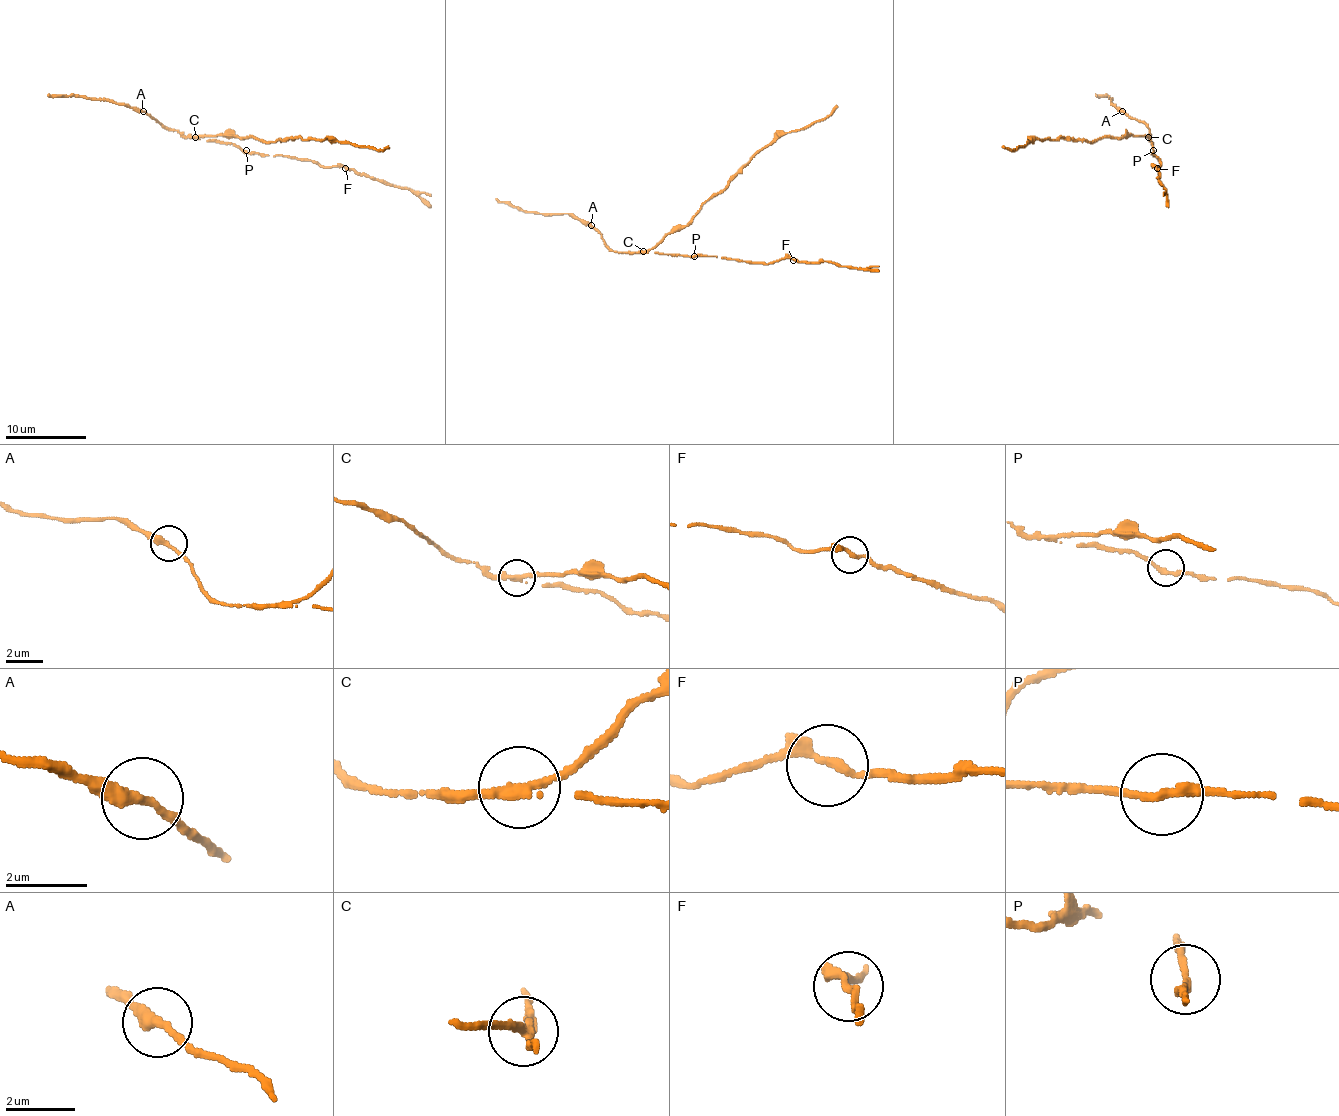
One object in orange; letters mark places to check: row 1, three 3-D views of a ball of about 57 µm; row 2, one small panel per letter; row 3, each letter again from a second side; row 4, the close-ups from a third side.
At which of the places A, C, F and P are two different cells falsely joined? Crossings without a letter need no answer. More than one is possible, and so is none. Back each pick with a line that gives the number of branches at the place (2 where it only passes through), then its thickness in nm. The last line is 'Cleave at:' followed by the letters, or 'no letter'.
C: branches 2; calibre 240 nm
Cleave at: C

